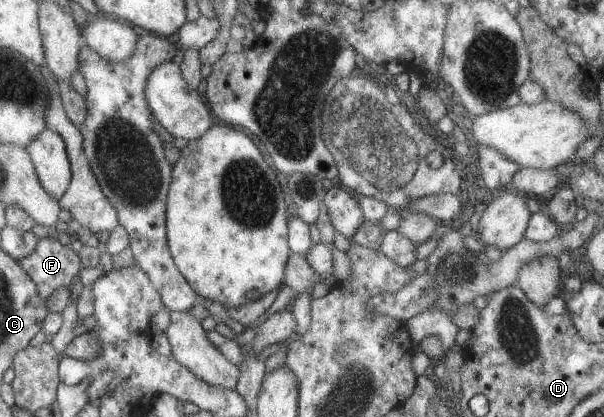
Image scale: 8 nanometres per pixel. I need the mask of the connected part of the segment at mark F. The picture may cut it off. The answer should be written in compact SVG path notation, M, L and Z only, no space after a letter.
M55 235L42 238L36 251L20 262L37 283L38 292L44 299L50 298L62 286L71 289L82 270L78 252L72 250L70 245L64 246Z

